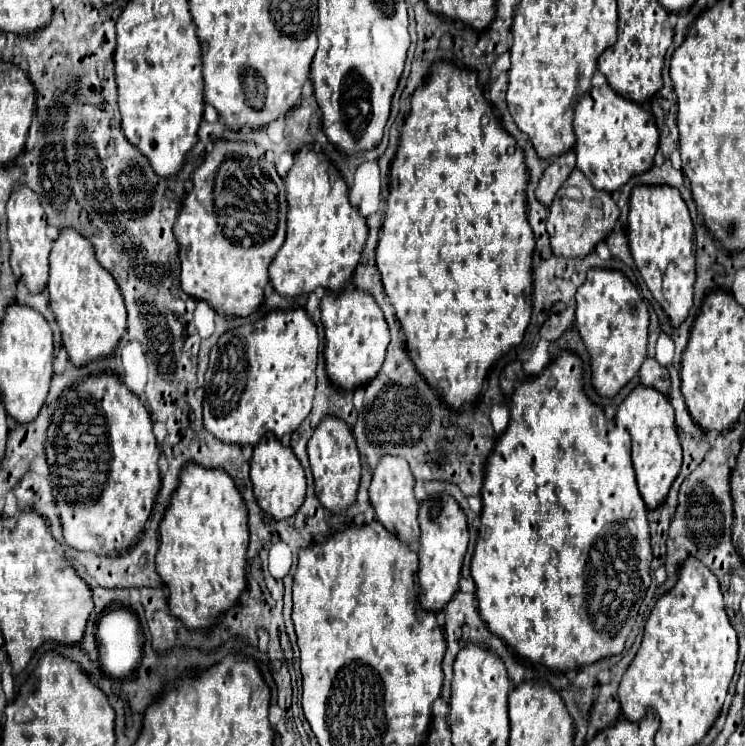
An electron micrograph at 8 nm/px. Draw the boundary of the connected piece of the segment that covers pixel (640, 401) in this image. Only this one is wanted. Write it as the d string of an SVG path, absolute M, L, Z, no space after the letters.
M639 384L619 404L615 422L617 426L627 428L633 438L633 468L637 474L639 492L647 508L657 508L665 500L673 480L681 470L681 444L673 418L673 406L665 394L657 394L657 390L651 386Z

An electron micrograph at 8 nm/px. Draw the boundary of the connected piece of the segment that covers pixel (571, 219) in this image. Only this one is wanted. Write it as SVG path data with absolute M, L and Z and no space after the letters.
M577 168L569 174L549 210L551 214L547 218L547 232L551 238L551 248L555 254L561 254L565 258L583 258L593 252L597 242L605 240L613 232L619 218L619 208L613 202L611 194L595 190Z

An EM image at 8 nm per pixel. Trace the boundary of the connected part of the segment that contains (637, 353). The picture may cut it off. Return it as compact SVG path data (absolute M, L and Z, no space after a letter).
M593 268L587 274L585 284L577 290L577 316L575 316L577 330L591 354L591 368L593 368L593 386L601 396L615 396L641 368L647 356L647 324L649 314L647 306L641 300L635 286L629 278L619 270L601 270Z

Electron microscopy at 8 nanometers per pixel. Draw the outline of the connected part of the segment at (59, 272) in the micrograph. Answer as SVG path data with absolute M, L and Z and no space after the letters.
M63 228L53 242L49 256L49 304L63 334L63 346L75 366L83 366L93 358L113 354L123 330L127 328L127 312L123 296L113 276L97 262L91 242L73 228Z

